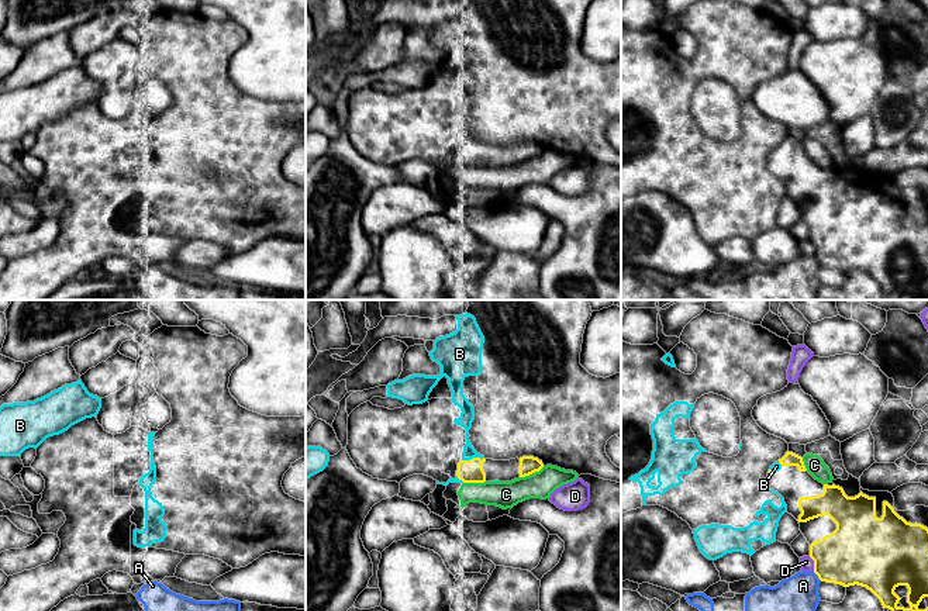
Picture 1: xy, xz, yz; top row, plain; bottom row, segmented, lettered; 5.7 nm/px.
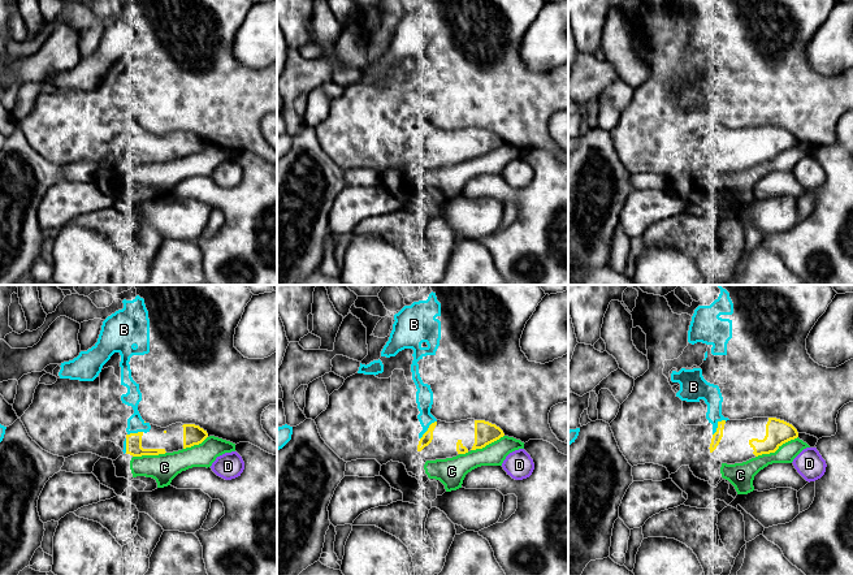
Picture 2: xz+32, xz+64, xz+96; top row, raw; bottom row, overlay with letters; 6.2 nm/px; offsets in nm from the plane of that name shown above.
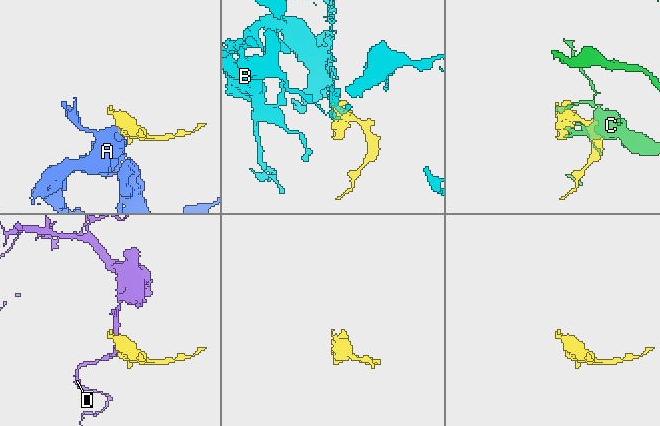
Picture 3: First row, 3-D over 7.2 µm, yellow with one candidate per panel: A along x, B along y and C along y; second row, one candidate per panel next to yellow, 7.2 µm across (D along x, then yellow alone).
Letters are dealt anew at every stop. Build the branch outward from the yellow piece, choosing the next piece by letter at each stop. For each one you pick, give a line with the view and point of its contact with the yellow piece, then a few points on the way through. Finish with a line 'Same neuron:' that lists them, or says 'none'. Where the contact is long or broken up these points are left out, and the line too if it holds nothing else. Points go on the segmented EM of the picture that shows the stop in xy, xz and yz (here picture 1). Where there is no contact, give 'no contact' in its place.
Same neuron: none

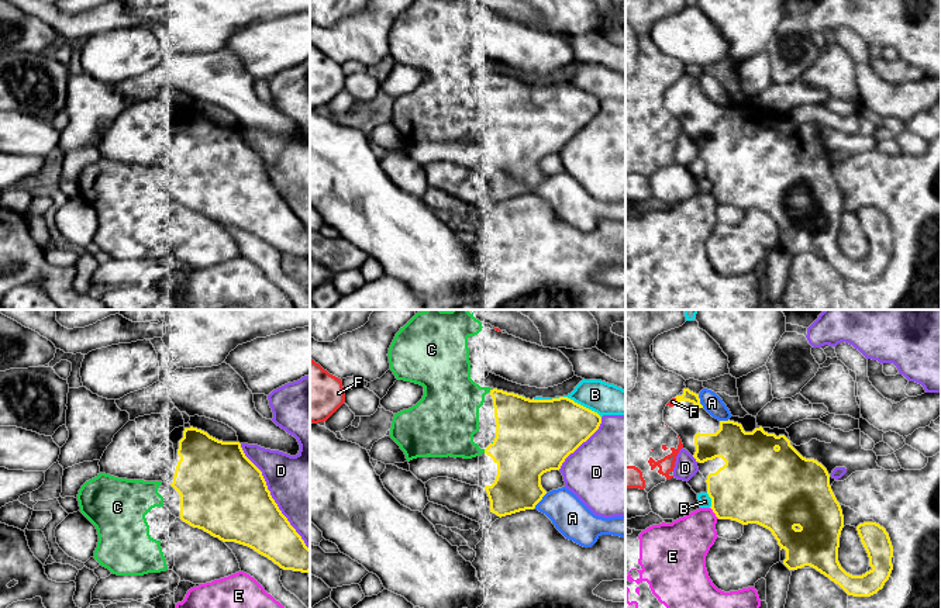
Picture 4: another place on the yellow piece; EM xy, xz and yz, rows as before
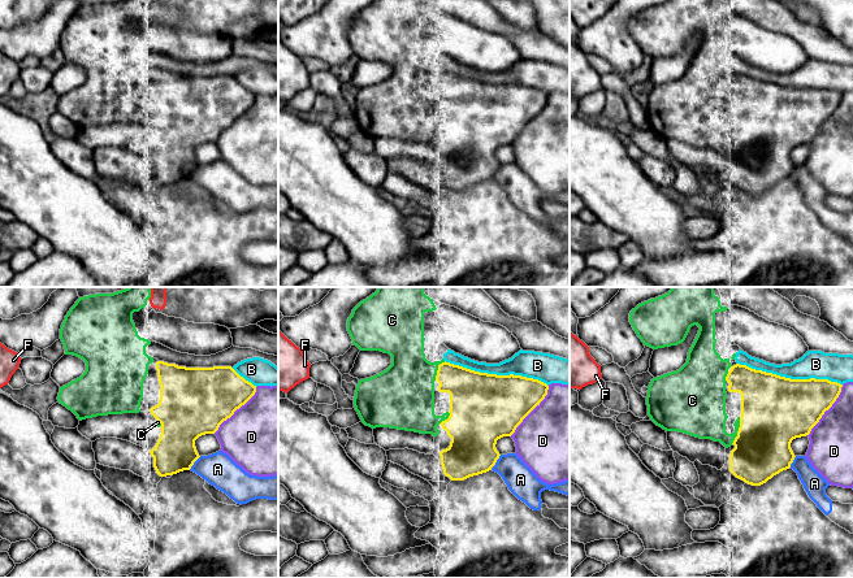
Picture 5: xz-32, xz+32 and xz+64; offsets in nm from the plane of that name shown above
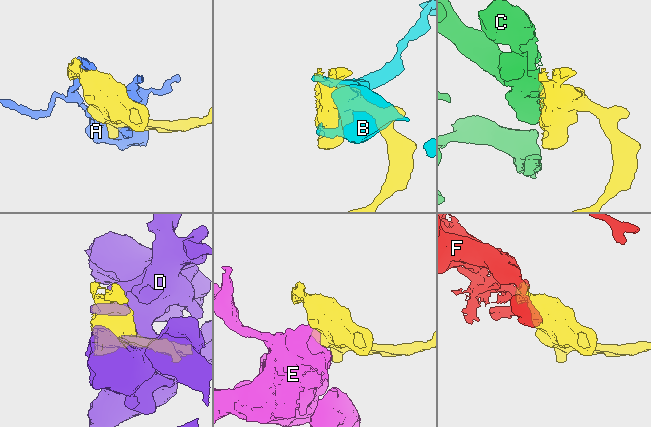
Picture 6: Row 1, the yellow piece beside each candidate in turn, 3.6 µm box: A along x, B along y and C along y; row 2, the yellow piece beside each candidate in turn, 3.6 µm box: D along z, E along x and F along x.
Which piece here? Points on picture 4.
C: meets yellow in xz at (485, 451)
Same neuron: C

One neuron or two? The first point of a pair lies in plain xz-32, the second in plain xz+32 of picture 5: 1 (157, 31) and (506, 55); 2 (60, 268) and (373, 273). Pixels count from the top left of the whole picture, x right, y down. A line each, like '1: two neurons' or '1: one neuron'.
1: one neuron
2: two neurons

